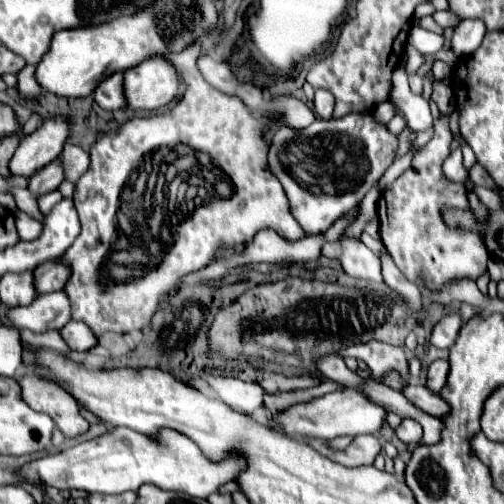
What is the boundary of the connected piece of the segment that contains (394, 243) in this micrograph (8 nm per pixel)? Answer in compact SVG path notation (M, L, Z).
M441 113L435 119L435 135L415 153L411 167L391 185L387 187L377 201L377 217L379 217L379 233L385 249L389 251L395 265L401 273L415 283L417 277L423 279L429 291L441 291L441 287L461 281L473 279L487 273L489 253L475 233L469 231L449 231L441 219L441 207L469 207L465 197L465 187L459 183L451 183L441 173L441 163L449 155L449 145L453 135L449 131L449 115Z

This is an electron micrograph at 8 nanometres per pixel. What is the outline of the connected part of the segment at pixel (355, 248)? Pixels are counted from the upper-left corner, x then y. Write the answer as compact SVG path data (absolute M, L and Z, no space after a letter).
M341 239L335 245L323 245L321 255L331 257L331 259L339 259L343 269L351 277L373 281L373 283L379 283L379 285L385 283L383 275L381 275L379 257L369 247L365 247L361 241Z

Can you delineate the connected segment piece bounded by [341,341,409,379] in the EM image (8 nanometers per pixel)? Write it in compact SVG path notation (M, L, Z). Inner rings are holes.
M369 341L343 349L341 357L355 357L365 361L371 369L371 375L387 375L391 371L397 371L403 379L409 379L409 365L401 347L393 347L381 341Z

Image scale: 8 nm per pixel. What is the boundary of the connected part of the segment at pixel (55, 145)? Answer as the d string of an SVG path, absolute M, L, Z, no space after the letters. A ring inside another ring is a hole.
M51 119L31 135L21 137L17 151L9 161L11 175L31 177L35 171L55 161L67 137L69 137L69 127L63 119Z

